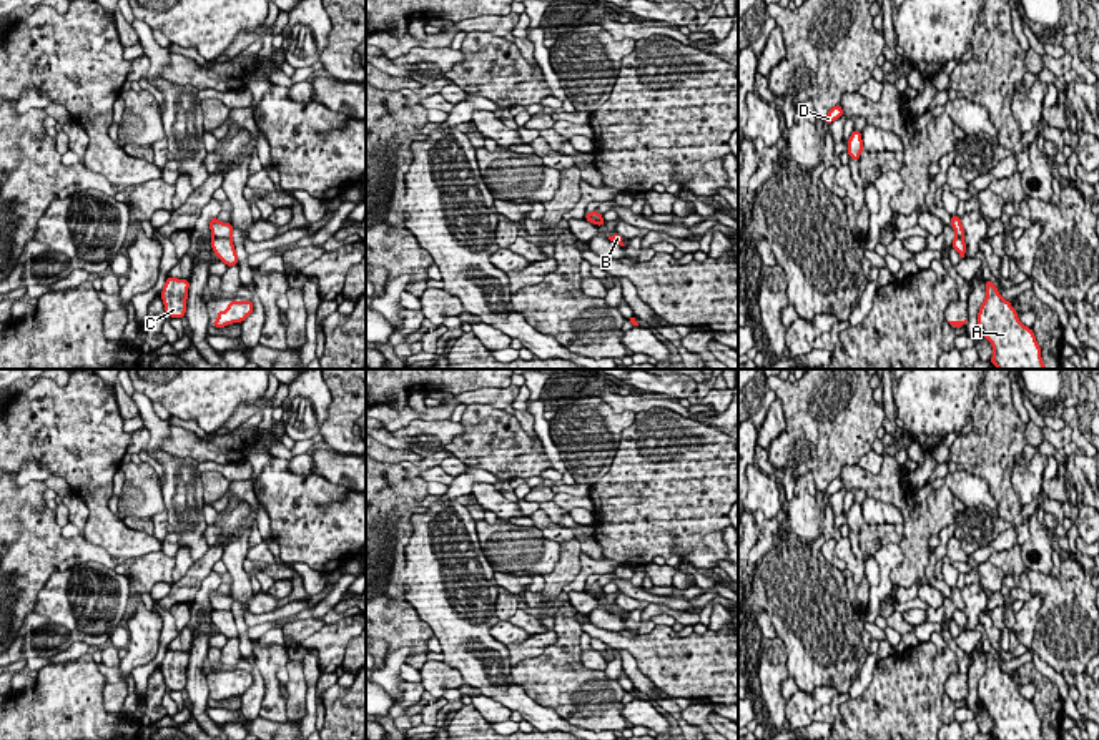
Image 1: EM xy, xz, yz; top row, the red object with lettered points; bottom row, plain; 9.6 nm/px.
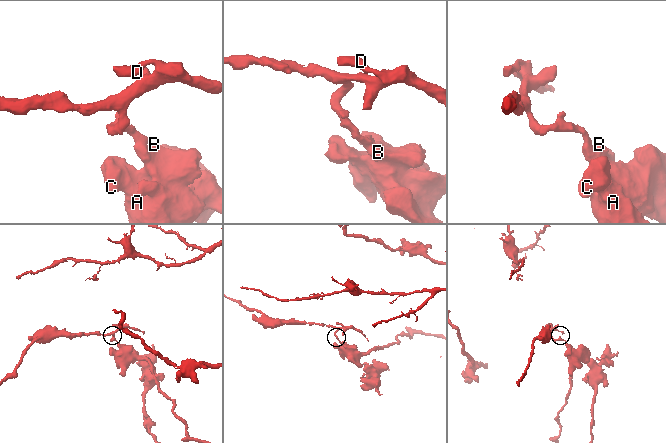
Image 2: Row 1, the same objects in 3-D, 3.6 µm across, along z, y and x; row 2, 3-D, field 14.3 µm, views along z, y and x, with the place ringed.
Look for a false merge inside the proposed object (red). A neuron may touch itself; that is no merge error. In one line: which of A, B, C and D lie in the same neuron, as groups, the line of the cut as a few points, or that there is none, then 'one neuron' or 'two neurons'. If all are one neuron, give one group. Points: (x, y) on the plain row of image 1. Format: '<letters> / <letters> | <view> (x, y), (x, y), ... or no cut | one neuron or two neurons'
A B C / D | xy (213, 609), (230, 611) | two neurons

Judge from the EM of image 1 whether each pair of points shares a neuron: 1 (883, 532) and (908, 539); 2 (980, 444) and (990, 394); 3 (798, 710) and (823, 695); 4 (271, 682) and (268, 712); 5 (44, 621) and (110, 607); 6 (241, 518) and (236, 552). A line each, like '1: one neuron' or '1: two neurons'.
1: one neuron
2: one neuron
3: one neuron
4: one neuron
5: one neuron
6: two neurons

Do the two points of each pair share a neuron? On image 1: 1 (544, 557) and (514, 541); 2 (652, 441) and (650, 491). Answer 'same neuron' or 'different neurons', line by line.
1: same neuron
2: same neuron

